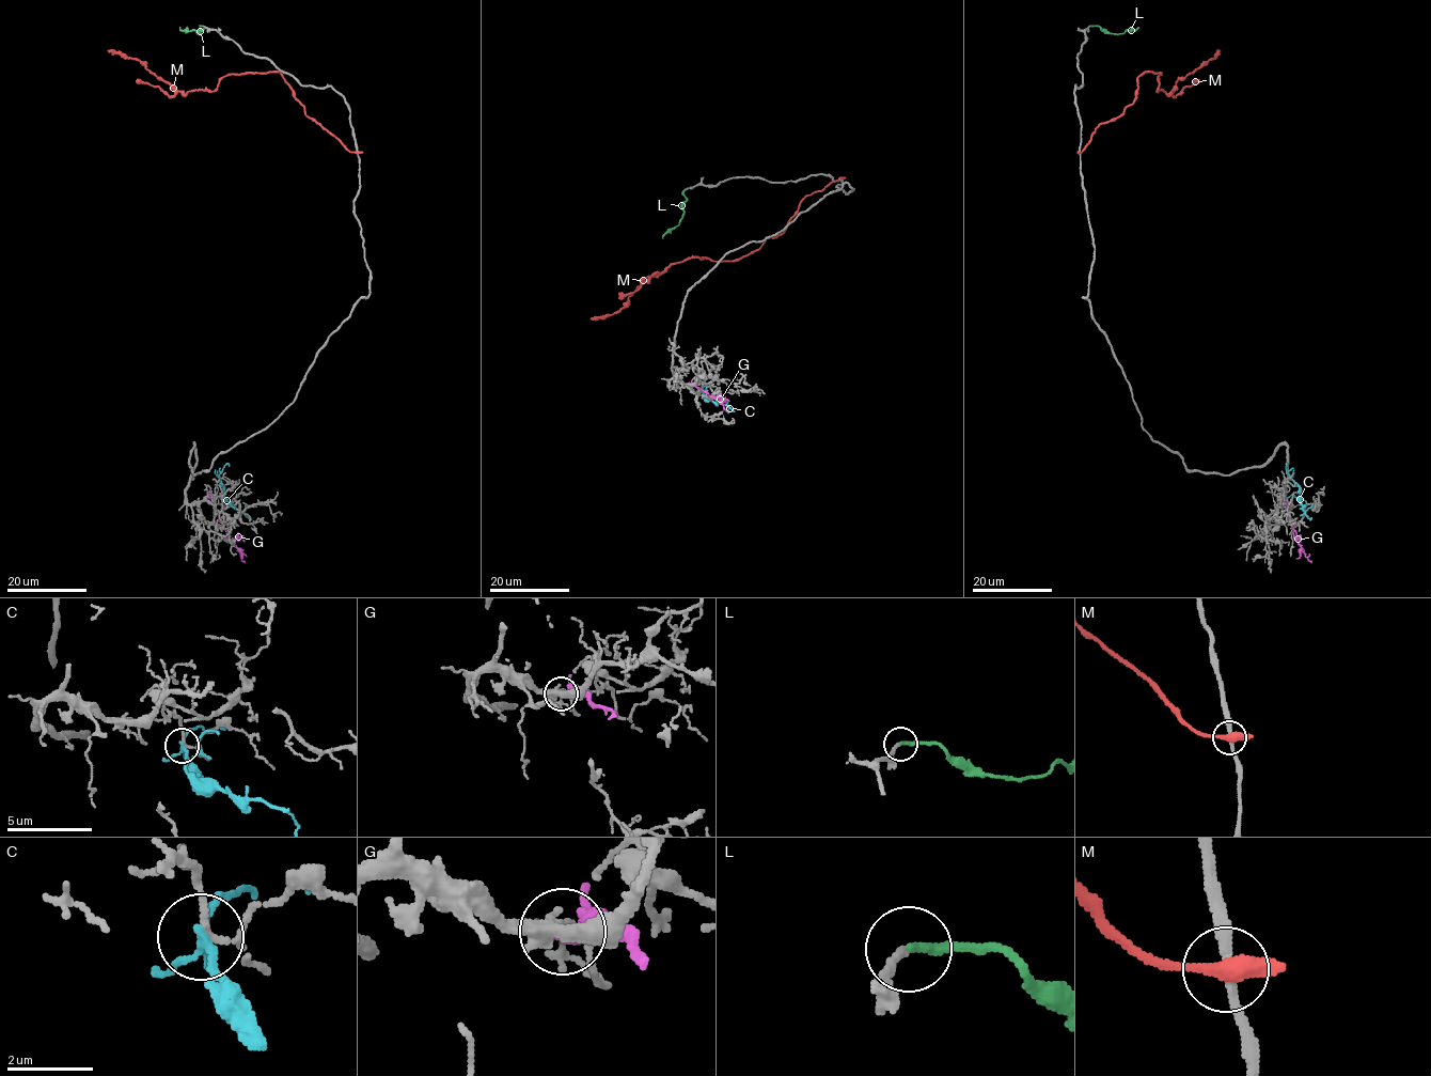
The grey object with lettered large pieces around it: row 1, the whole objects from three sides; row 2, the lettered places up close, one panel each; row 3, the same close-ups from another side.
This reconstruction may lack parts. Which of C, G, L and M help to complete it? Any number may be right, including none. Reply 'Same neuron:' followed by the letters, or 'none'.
Same neuron: L

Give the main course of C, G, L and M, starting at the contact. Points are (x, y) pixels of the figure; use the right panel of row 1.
C: (1290, 479), (1299, 487), (1300, 501), (1311, 519)
G: (1285, 497), (1296, 542), (1311, 562)
L: (1089, 26), (1118, 34), (1138, 27)
M: (1079, 153), (1100, 124), (1133, 102), (1137, 78), (1160, 73), (1158, 91), (1173, 92), (1219, 50)

